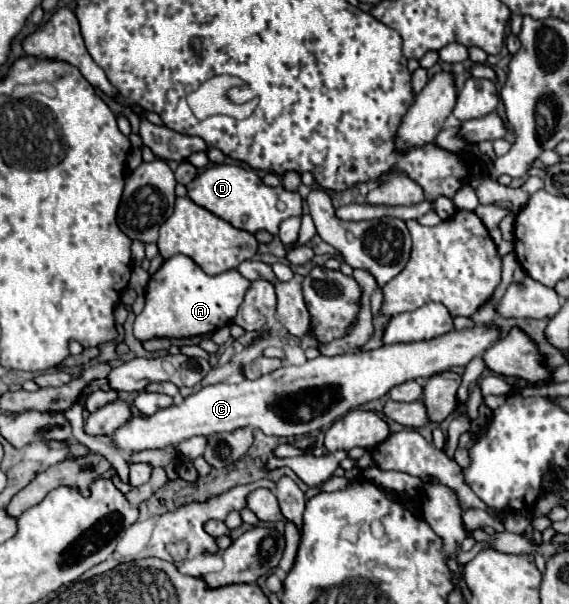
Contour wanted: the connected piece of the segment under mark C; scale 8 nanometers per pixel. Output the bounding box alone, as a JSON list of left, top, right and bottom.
[111,325,499,453]

